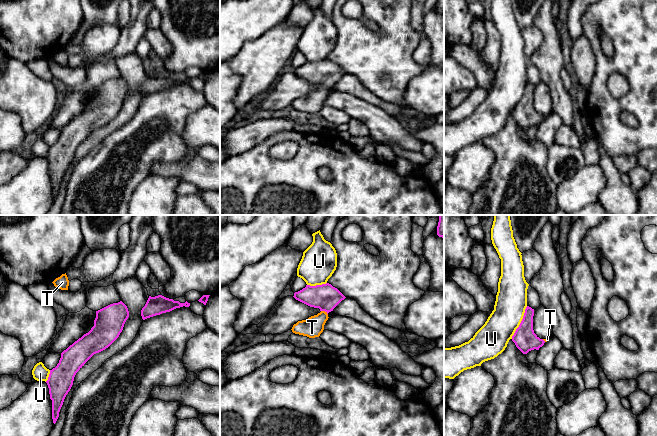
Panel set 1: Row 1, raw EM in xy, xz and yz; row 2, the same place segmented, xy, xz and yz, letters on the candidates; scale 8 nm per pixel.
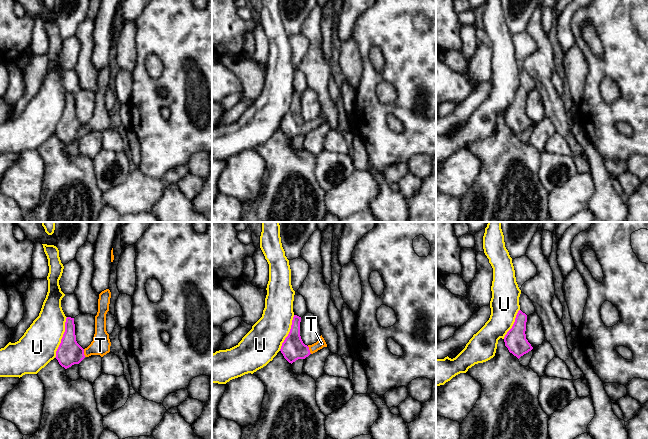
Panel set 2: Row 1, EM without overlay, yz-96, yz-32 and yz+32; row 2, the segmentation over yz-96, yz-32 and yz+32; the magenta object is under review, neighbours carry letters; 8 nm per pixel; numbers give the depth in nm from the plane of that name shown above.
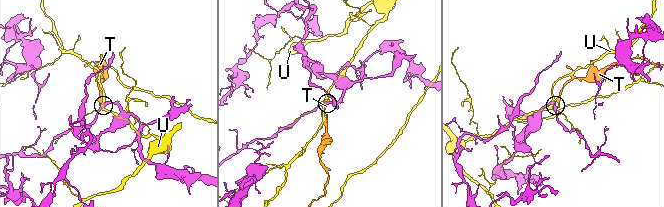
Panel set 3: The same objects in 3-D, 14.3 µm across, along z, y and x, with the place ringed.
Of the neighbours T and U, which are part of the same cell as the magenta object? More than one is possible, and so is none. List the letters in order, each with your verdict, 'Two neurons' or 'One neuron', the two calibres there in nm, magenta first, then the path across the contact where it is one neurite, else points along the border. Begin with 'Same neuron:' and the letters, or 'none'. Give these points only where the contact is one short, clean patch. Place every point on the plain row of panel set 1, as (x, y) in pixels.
Same neuron: T
T: One neuron. Thickness 200 nm (magenta) against 160 nm. Path across: xz (325, 73), (324, 86), (323, 92), (312, 103)
U: Two neurons. Thickness 180 nm (magenta) against 260 nm

